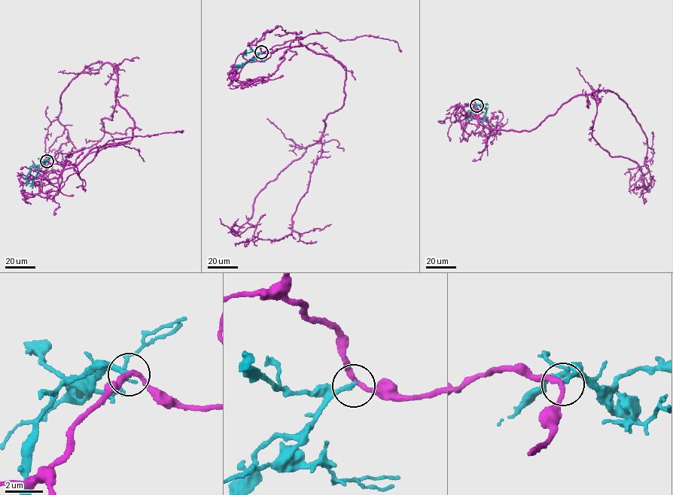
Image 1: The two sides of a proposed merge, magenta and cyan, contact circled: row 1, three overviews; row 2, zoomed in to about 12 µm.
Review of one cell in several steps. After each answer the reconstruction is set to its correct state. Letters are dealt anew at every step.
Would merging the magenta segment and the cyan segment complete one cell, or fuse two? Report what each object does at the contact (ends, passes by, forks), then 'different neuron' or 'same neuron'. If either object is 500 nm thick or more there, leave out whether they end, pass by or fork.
magenta passes by; cyan ends there; different neuron

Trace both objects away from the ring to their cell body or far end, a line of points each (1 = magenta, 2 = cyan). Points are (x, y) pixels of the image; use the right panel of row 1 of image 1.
1: (477, 105), (465, 119), (530, 131), (575, 96), (607, 89), (647, 138), (649, 171), (630, 186), (628, 168)
2: (477, 105), (486, 109), (483, 123)

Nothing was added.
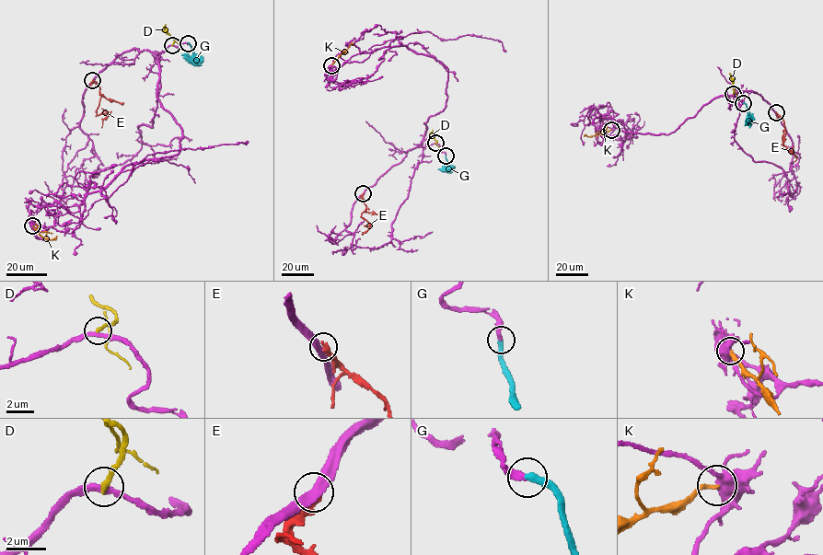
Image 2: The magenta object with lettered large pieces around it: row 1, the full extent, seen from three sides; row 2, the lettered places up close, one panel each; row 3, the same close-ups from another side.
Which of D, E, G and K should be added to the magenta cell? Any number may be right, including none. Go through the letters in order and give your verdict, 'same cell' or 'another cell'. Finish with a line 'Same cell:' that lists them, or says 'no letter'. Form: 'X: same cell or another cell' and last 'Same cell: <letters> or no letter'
D: another cell
E: another cell
G: same cell
K: another cell
Same cell: G

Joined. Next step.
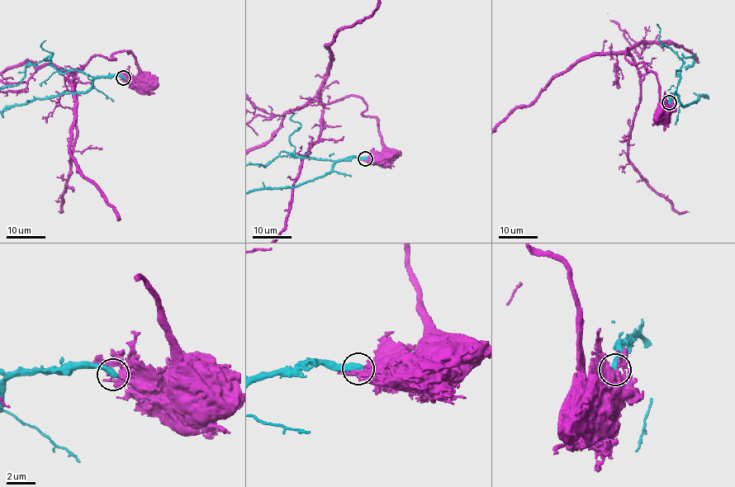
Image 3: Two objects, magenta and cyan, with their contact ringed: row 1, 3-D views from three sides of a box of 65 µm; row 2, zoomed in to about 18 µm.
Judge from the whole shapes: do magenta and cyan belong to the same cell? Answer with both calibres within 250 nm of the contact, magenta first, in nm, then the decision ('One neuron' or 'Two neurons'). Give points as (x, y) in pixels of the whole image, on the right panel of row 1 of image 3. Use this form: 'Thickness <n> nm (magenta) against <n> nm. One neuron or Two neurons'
Thickness 360 nm (magenta) against 480 nm. Two neurons

